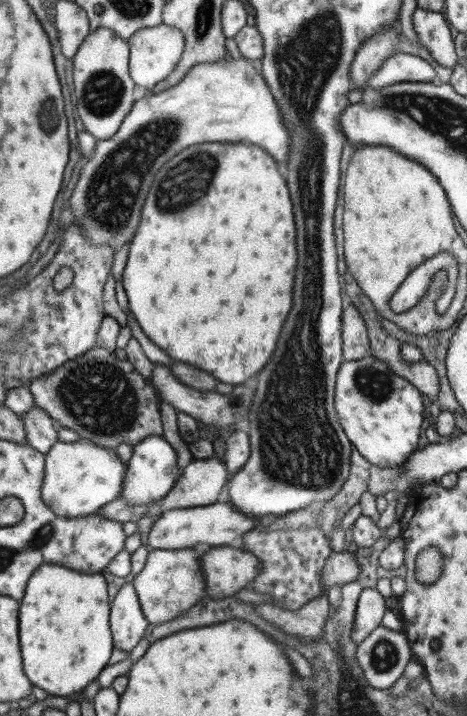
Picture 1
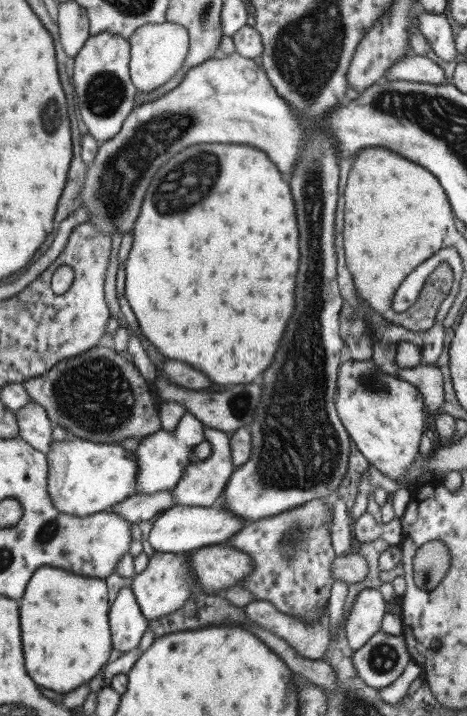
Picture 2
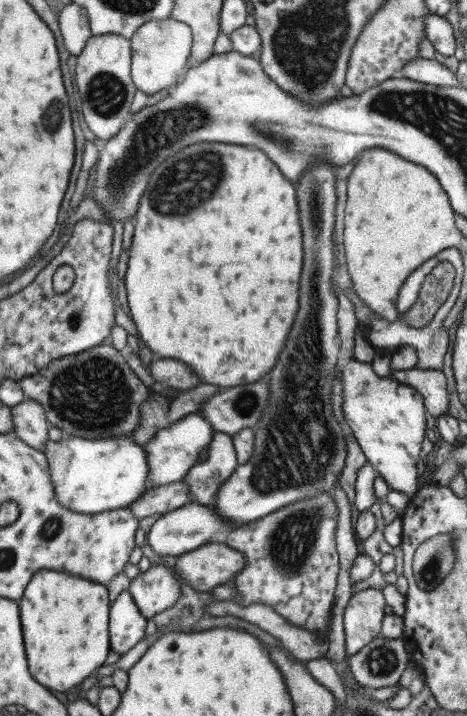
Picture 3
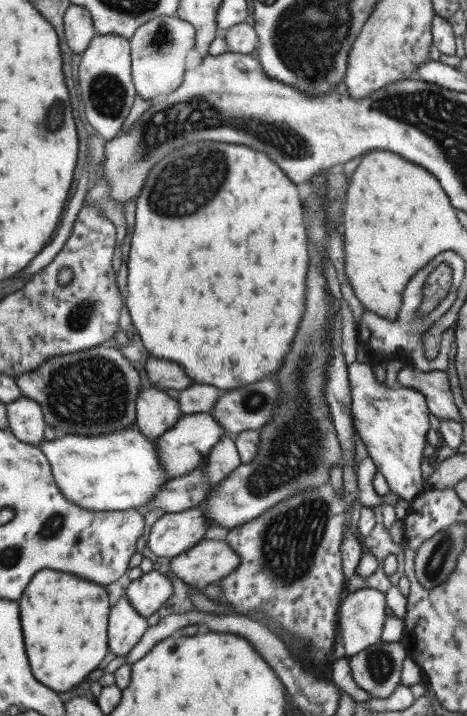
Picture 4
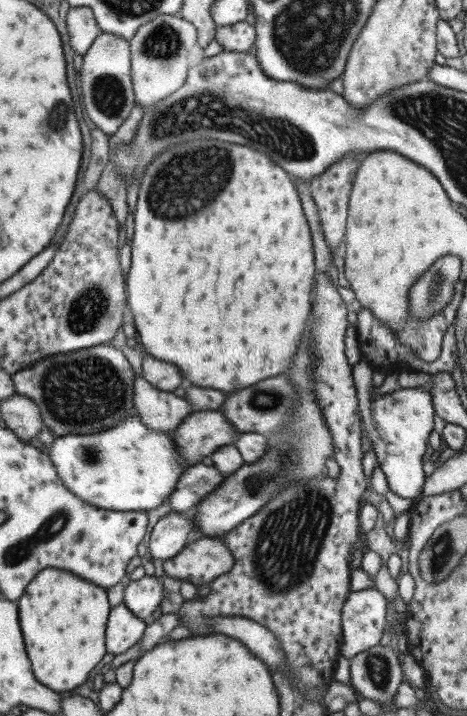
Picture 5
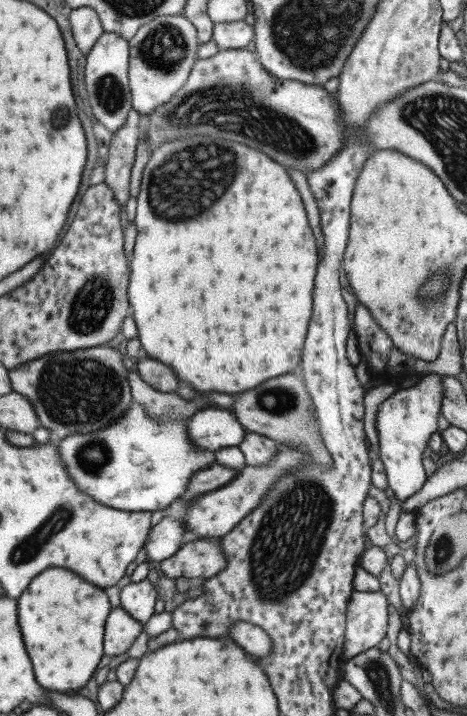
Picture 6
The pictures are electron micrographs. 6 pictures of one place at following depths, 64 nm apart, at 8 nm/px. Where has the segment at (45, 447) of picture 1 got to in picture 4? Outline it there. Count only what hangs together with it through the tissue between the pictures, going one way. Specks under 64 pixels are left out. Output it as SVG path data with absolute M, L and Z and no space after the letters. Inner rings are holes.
M22 397L8 402L5 406L8 429L13 436L33 446L44 440L43 433L47 424L37 402Z

